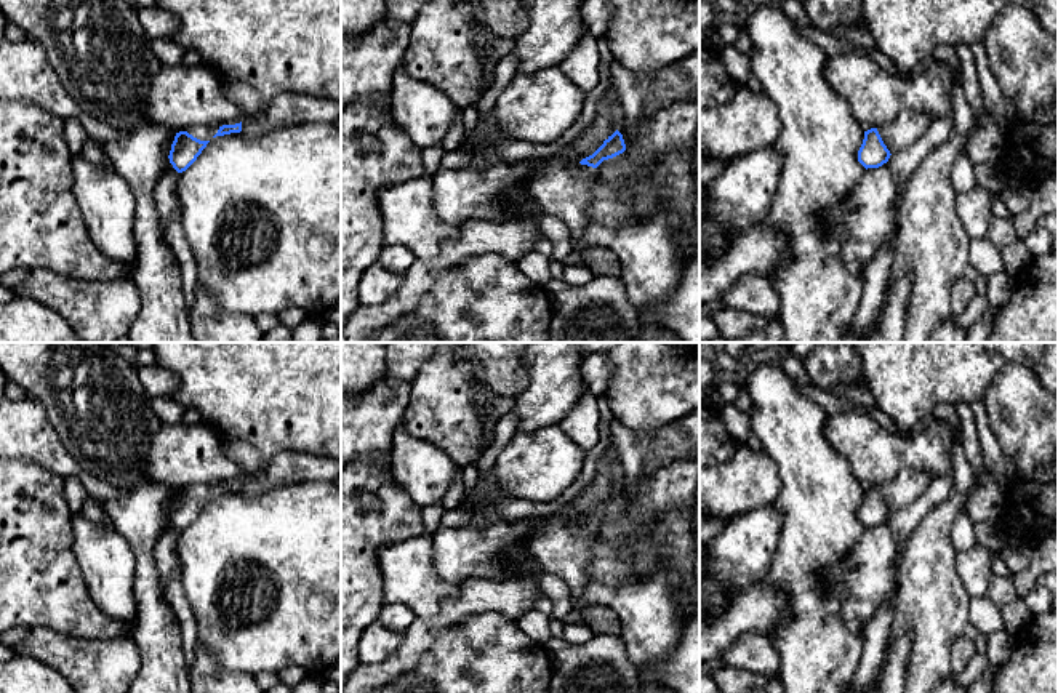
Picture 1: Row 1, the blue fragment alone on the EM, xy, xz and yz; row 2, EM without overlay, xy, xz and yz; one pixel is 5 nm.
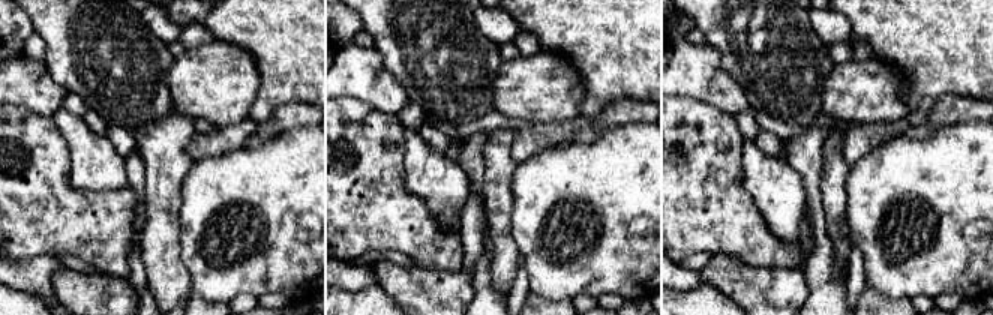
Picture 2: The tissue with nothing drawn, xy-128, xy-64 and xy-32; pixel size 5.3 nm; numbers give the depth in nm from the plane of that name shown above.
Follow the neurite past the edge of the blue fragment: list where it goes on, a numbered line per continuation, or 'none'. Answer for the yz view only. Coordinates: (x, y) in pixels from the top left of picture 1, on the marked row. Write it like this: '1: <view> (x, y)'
1: yz (909, 125)

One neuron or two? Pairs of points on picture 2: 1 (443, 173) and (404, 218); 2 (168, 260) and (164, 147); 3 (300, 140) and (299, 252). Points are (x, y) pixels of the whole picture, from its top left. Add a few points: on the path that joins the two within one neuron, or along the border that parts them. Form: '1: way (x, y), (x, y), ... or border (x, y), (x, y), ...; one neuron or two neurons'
1: border (404, 167), (405, 186), (428, 207), (441, 227); two neurons
2: way (162, 231), (164, 176); one neuron
3: way (300, 168), (300, 224); one neuron

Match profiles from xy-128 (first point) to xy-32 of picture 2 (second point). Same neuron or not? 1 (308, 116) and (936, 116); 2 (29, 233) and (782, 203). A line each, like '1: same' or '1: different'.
1: same
2: different

